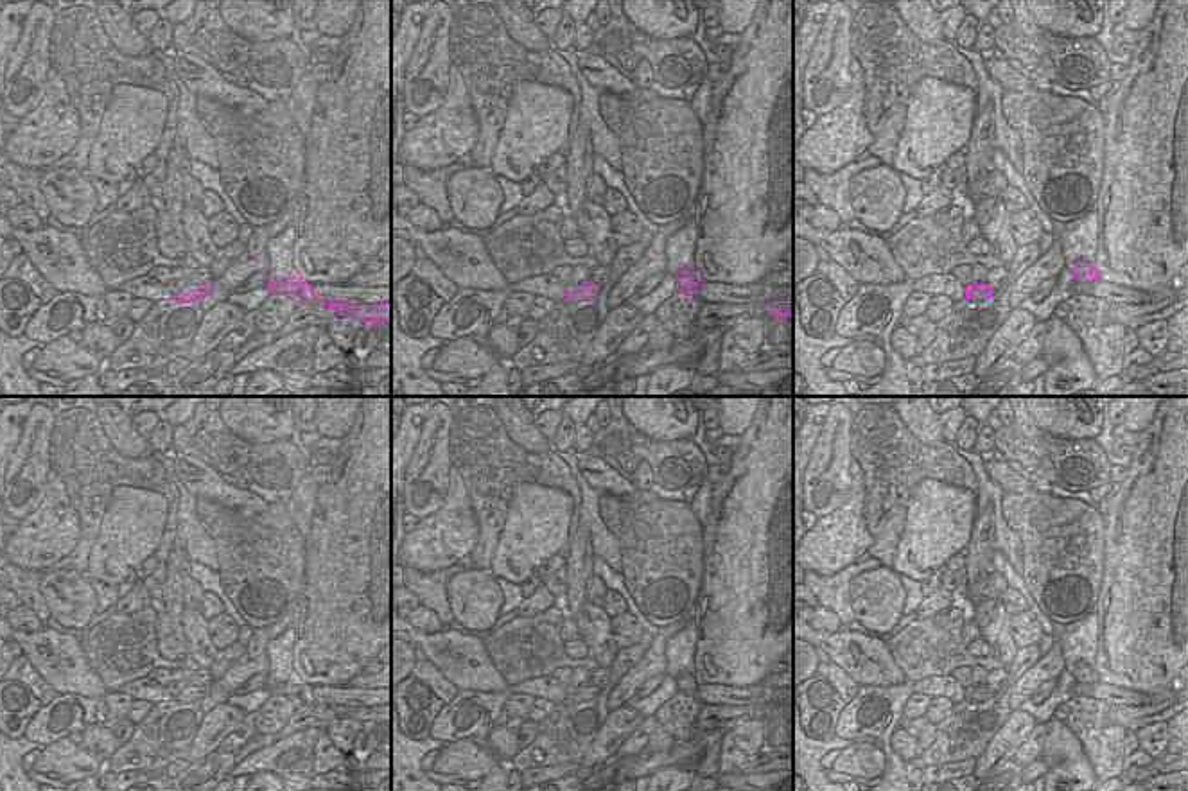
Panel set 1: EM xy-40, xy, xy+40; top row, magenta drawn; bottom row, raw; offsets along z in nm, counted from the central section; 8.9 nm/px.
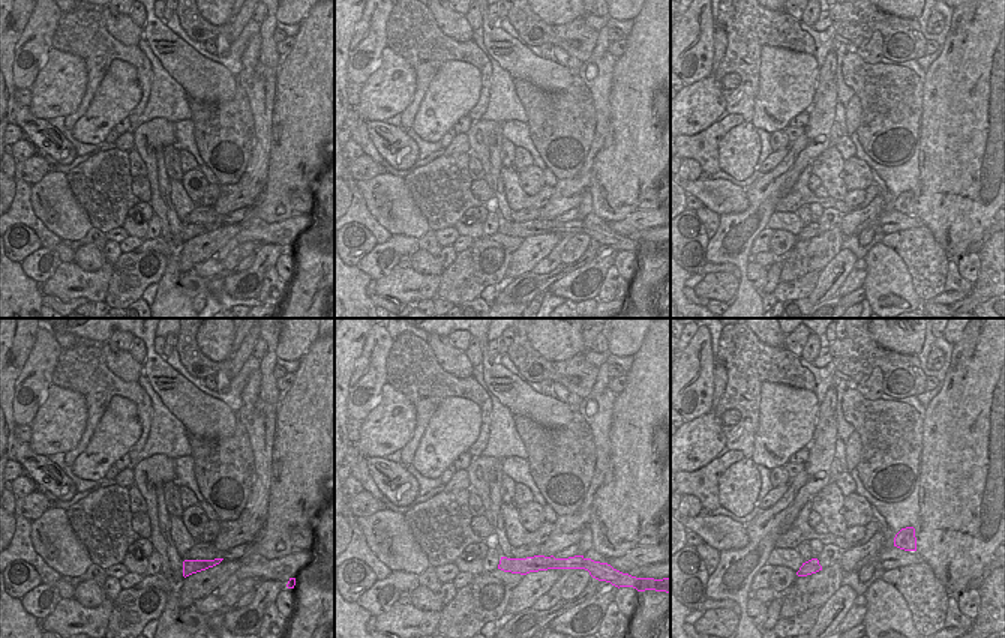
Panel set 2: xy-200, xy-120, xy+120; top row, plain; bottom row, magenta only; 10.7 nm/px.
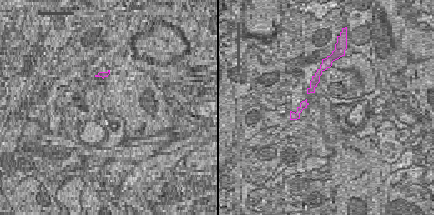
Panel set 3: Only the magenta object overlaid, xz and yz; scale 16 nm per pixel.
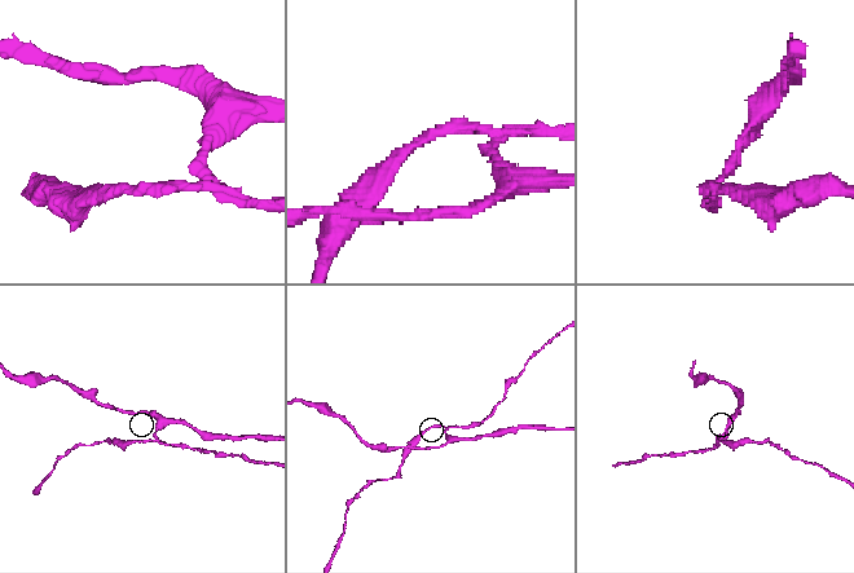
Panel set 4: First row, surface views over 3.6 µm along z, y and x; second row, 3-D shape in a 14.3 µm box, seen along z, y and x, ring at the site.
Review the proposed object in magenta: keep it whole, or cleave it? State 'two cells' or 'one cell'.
two cells

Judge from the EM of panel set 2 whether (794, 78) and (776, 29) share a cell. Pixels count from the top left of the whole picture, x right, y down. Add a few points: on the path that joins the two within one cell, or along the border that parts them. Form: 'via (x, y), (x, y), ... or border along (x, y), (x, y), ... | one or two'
border along (813, 56), (804, 51), (764, 45), (758, 72) | two

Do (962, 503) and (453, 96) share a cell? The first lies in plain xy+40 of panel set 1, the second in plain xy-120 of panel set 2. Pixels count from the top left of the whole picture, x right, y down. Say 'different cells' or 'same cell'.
same cell

